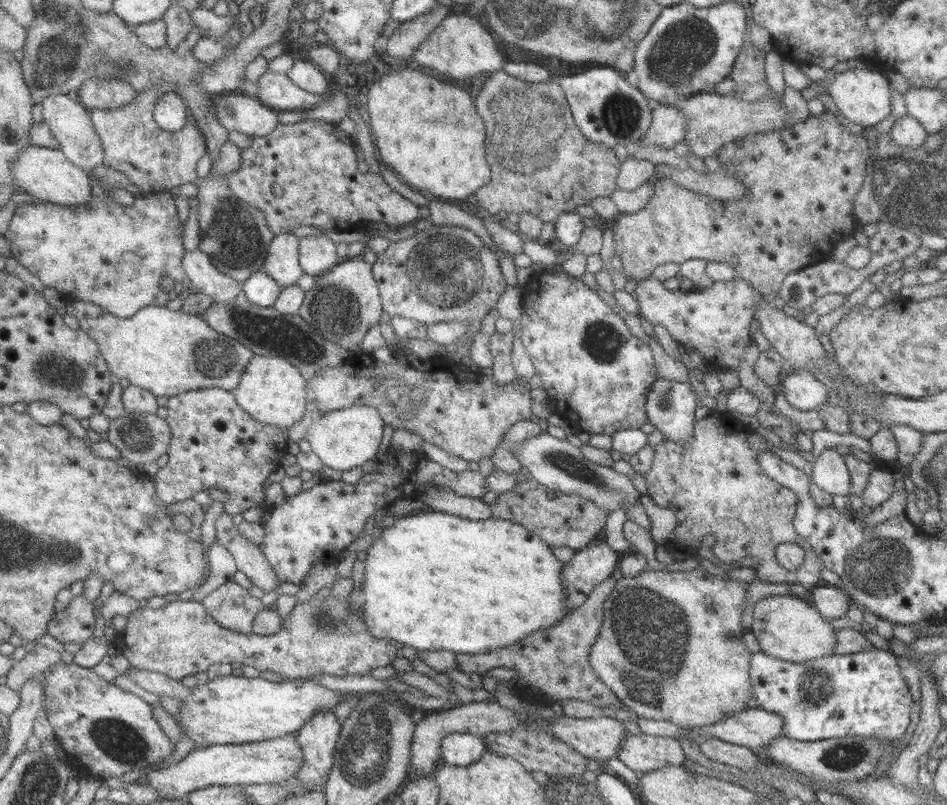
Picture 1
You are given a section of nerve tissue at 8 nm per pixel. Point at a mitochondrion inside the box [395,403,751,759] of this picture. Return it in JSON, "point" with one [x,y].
{"point":[650,632]}

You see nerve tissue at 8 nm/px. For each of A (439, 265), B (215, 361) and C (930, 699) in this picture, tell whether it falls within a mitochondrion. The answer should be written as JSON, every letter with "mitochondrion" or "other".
{"A":"mitochondrion","B":"mitochondrion","C":"other"}

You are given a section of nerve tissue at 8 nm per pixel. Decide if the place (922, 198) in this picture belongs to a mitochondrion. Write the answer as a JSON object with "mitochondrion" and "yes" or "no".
{"mitochondrion":"yes"}

